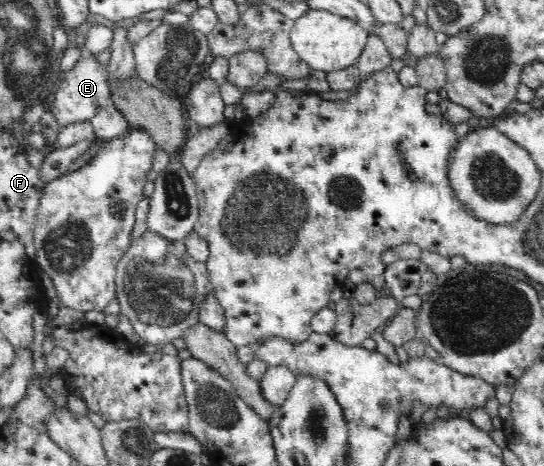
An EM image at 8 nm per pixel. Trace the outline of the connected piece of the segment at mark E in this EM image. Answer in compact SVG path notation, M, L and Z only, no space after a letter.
M89 52L88 56L81 56L74 67L65 74L57 88L51 112L60 128L76 122L92 122L100 110L113 105L111 98L108 64L101 64L98 62L98 54Z

